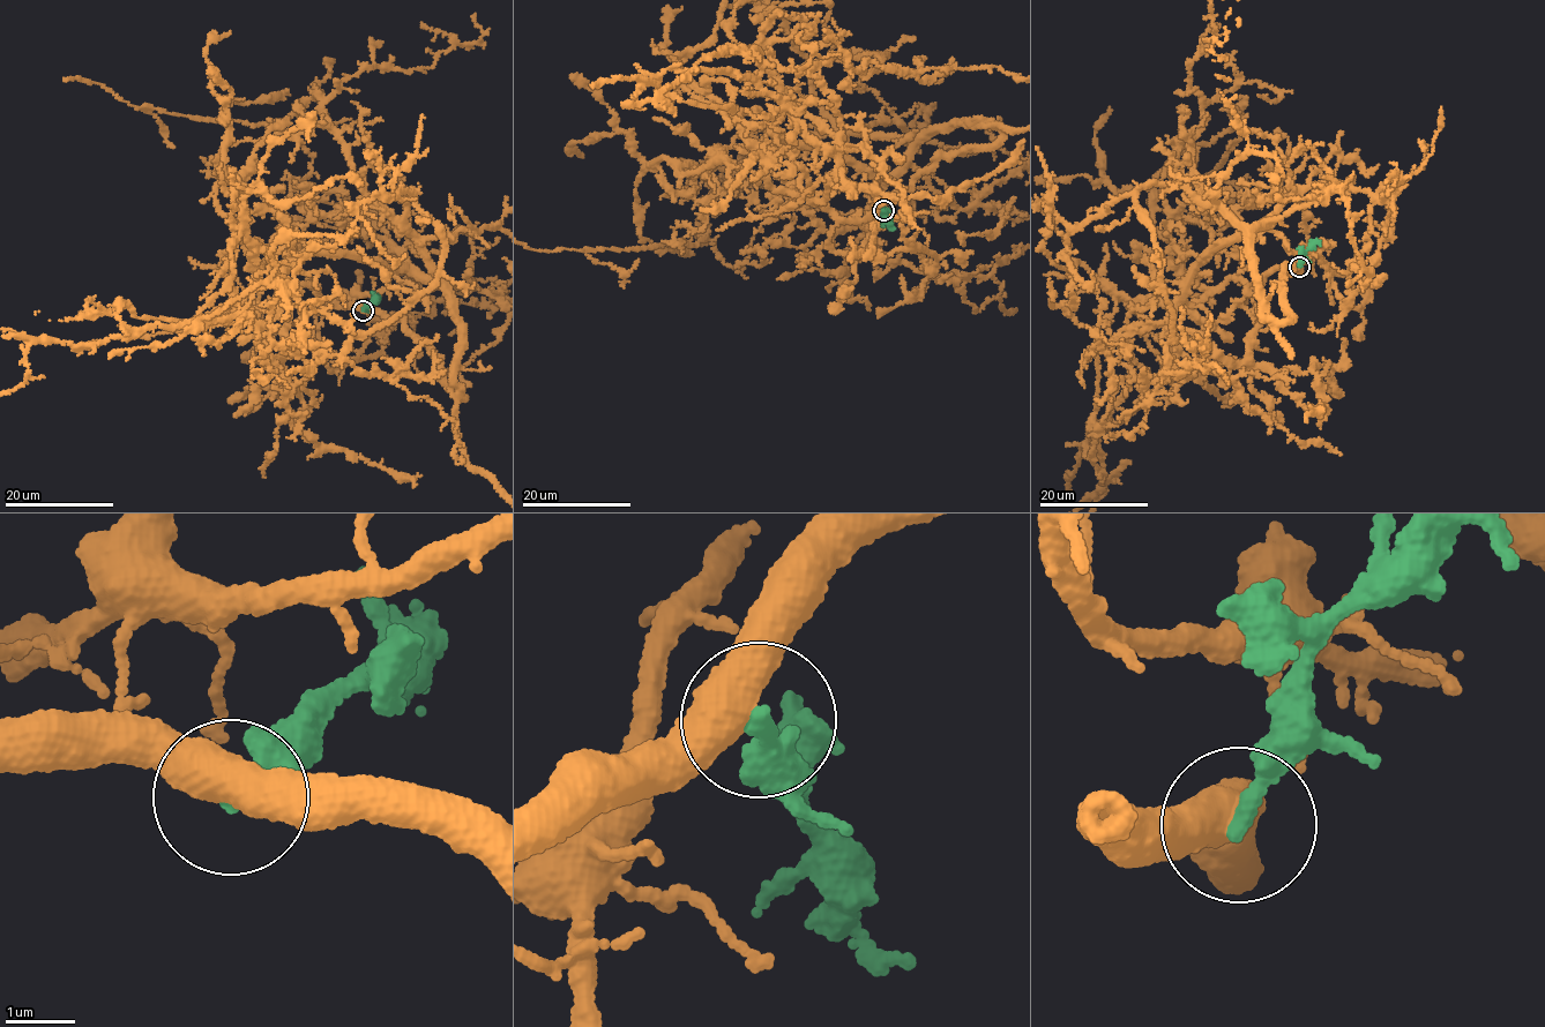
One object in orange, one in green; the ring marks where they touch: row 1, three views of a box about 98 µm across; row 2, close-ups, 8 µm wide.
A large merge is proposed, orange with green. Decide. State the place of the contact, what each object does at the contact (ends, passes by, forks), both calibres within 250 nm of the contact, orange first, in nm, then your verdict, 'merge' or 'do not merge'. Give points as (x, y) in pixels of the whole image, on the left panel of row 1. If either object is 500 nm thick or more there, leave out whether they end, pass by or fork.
at (363, 310); 600 nm thick on the orange side, 280 nm on the other; do not merge

